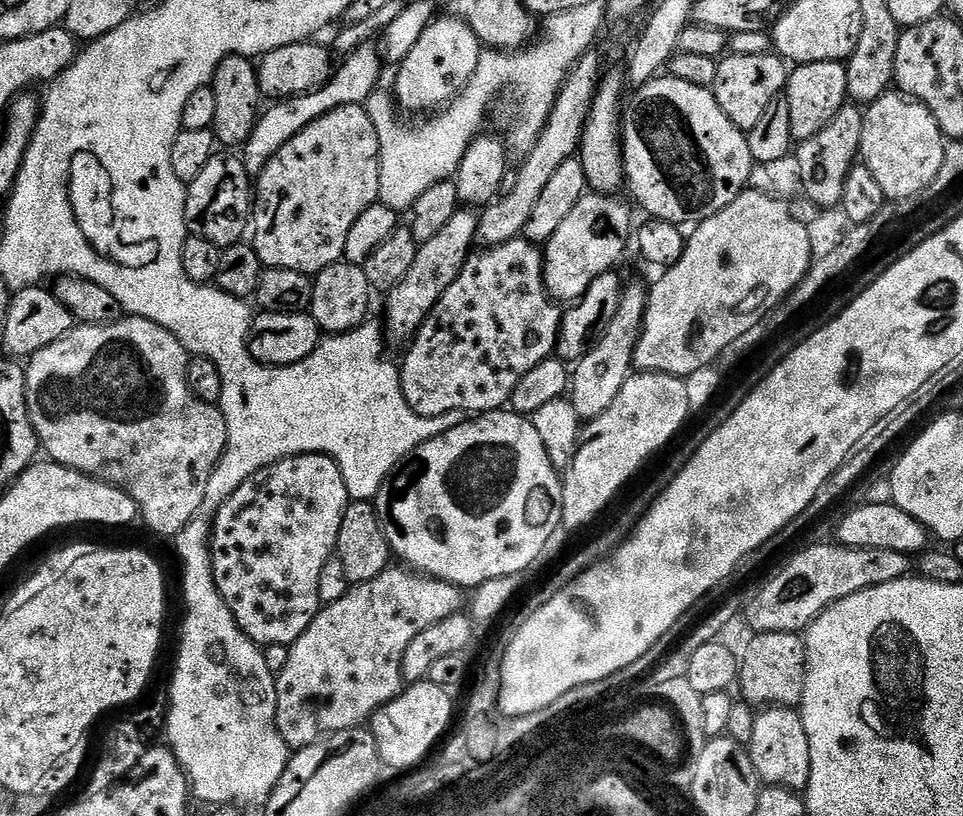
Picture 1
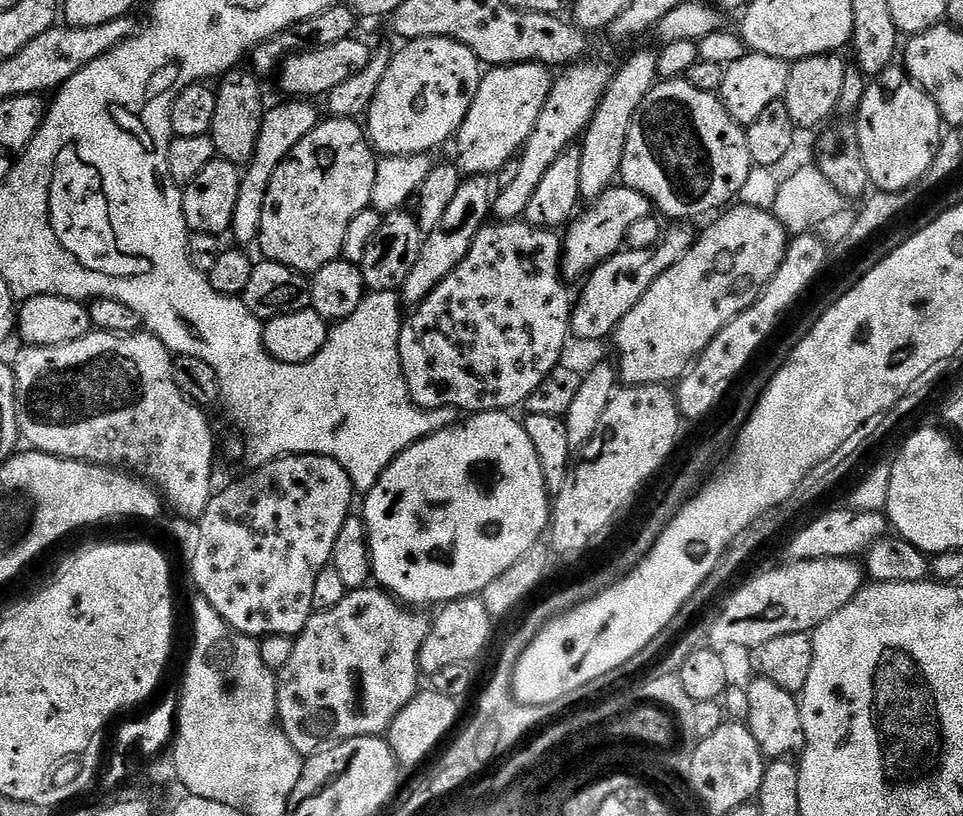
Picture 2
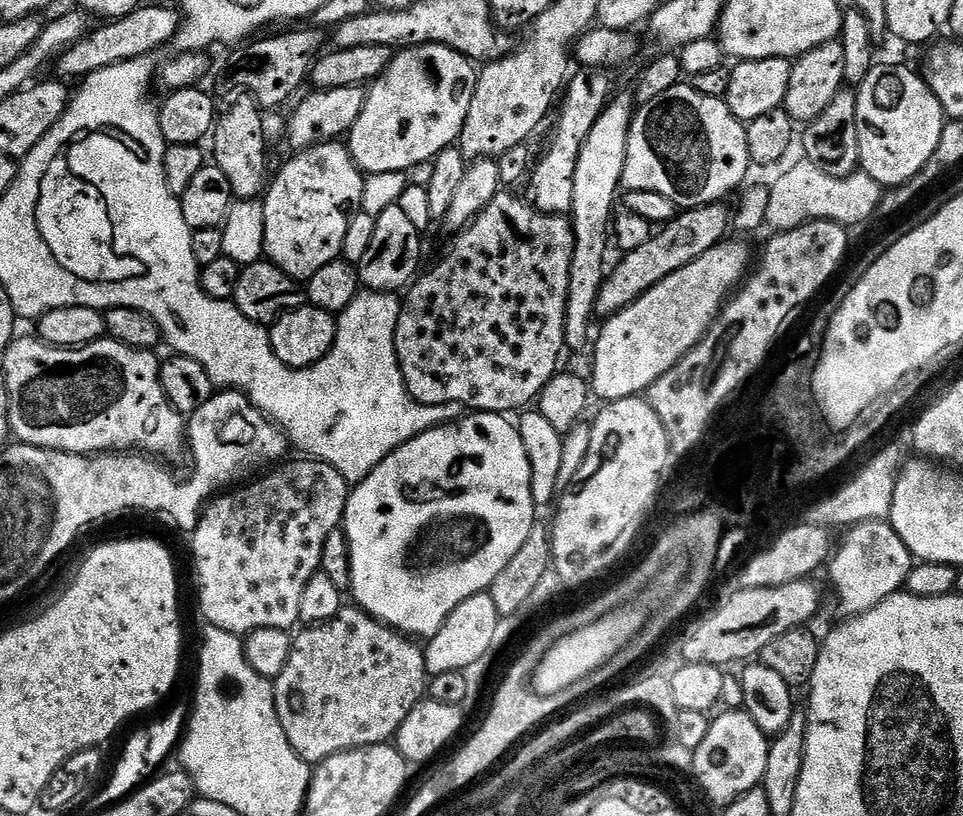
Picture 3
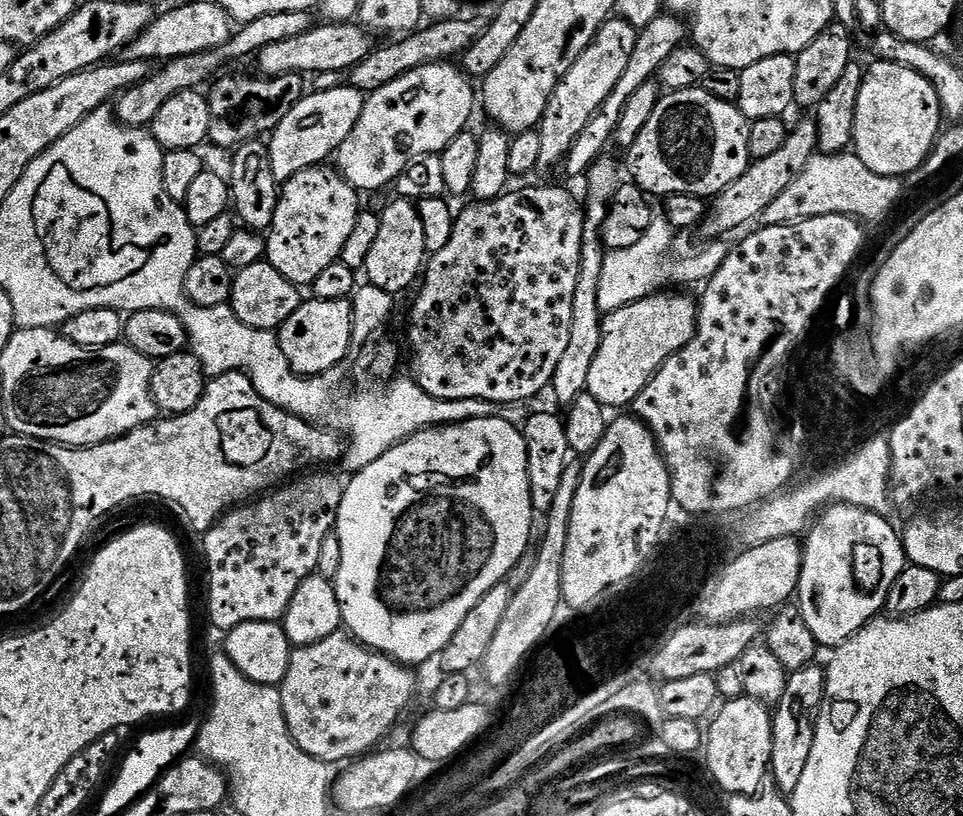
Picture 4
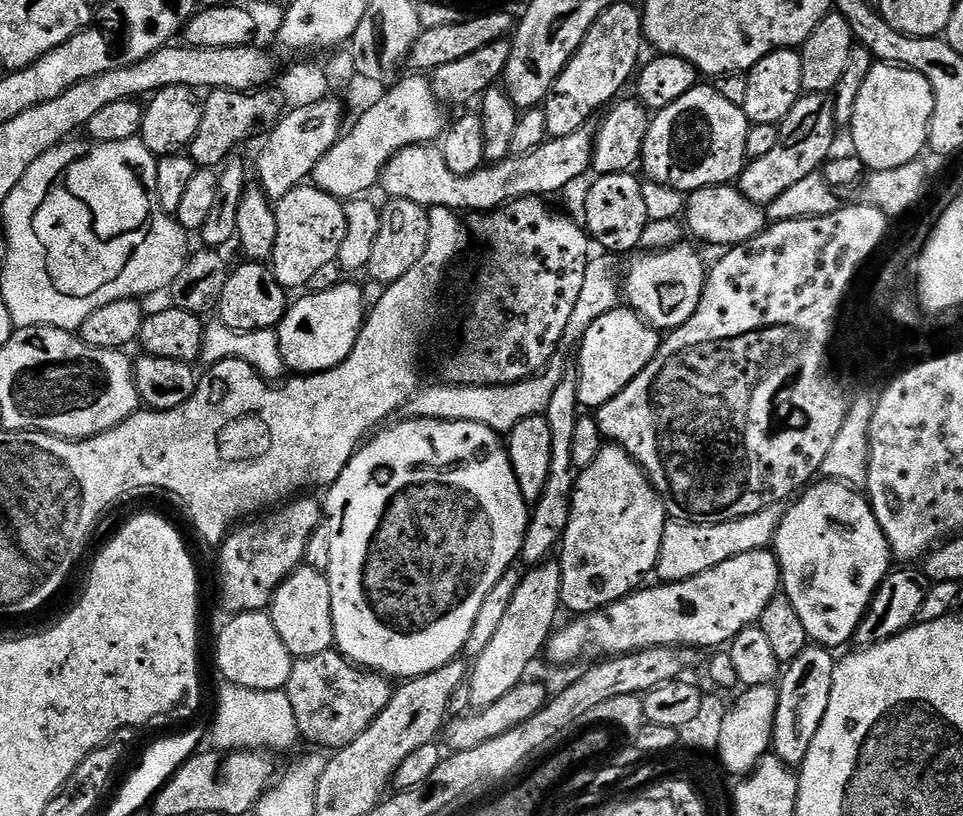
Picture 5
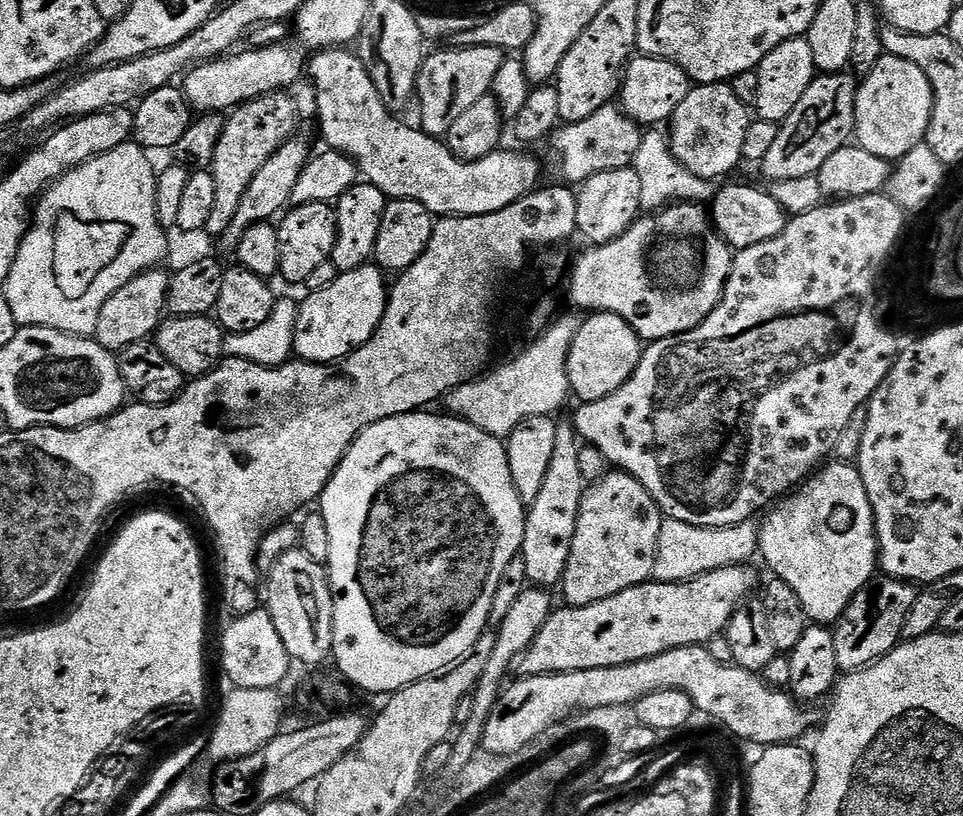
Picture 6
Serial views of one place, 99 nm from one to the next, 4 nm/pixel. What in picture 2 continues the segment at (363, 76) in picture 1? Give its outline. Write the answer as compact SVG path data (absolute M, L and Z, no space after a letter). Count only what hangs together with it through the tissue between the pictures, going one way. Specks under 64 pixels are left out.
M292 98L288 104L276 104L267 109L262 118L262 130L258 130L258 146L254 146L254 154L252 159L248 161L243 169L240 178L240 189L238 190L238 203L234 206L234 218L232 219L232 227L230 236L233 236L235 243L240 246L248 246L244 244L255 245L260 239L260 227L262 226L262 210L266 206L266 190L270 190L270 182L274 178L274 170L278 170L278 166L282 166L282 162L294 150L294 146L298 146L298 142L302 142L302 138L306 138L306 134L310 134L310 130L314 130L322 119L322 113L315 108L315 103L309 102L304 98Z

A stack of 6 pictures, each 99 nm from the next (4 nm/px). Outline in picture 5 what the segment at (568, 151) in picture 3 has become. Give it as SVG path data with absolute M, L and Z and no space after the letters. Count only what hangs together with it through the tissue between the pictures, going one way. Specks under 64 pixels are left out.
M613 2L596 19L594 26L590 26L582 46L578 46L578 50L554 82L552 95L542 105L549 137L574 134L578 126L597 115L596 111L599 113L607 109L623 93L620 91L623 90L624 83L633 79L641 63L640 47L645 47L645 44L641 9L637 5L635 8L632 4Z

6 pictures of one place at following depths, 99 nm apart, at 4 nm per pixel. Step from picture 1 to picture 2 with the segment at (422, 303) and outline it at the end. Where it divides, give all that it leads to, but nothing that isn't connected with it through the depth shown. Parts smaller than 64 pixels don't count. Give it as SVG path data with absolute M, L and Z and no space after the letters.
M472 176L460 183L458 195L450 202L442 222L438 222L438 226L425 235L418 262L414 262L414 270L410 270L406 282L398 290L405 305L415 306L423 302L436 289L438 282L442 282L442 278L446 278L446 274L453 272L458 262L466 258L472 240L478 238L478 234L489 223L493 199L494 184L489 177Z

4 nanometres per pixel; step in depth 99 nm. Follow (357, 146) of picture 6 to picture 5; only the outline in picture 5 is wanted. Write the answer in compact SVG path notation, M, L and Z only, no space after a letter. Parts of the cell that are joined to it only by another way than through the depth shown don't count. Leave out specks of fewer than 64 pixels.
M595 119L587 120L578 126L578 130L574 130L574 134L553 136L532 152L507 156L502 162L488 164L465 176L454 174L454 170L446 166L446 158L442 158L439 147L415 144L402 150L384 167L382 188L389 192L387 195L393 200L418 202L426 209L450 208L464 214L491 212L511 200L521 200L527 196L548 198L551 192L560 192L575 180L589 175L597 127Z

